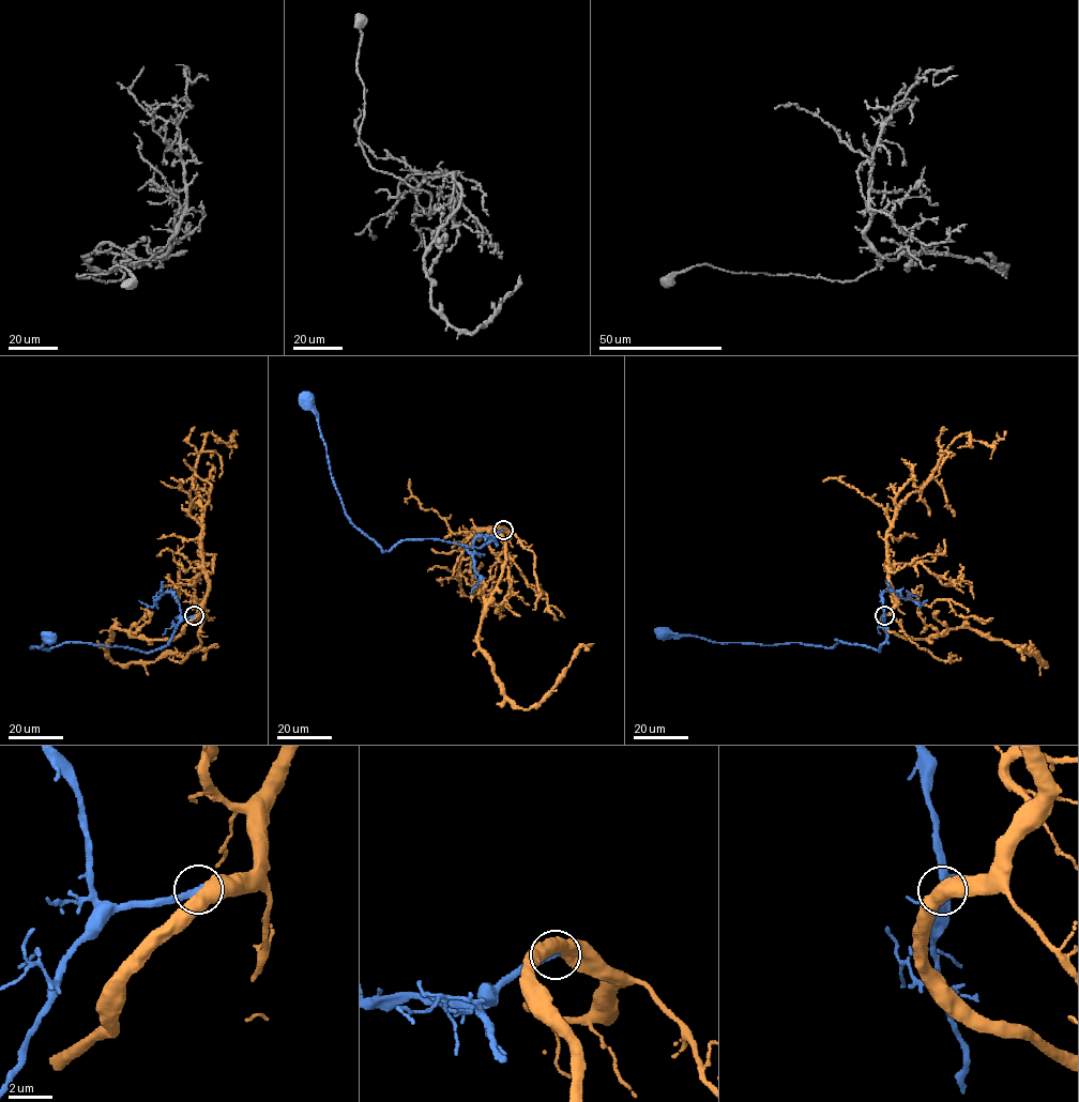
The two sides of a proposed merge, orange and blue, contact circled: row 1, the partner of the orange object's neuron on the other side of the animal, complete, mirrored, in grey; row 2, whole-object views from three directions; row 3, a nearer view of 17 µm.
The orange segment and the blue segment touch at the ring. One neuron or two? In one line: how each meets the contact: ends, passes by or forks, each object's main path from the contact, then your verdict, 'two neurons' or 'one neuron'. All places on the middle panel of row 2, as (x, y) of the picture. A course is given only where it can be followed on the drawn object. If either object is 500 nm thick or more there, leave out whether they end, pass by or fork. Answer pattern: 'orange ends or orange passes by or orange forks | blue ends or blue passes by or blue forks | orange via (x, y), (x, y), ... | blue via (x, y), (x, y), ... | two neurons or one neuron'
orange via (503, 530), (502, 577), (482, 616), (479, 638), (502, 693), (521, 708), (535, 707), (580, 647), (594, 643) | blue via (503, 530), (496, 544), (480, 548), (429, 538), (383, 551), (348, 517), (306, 398) | one neuron

